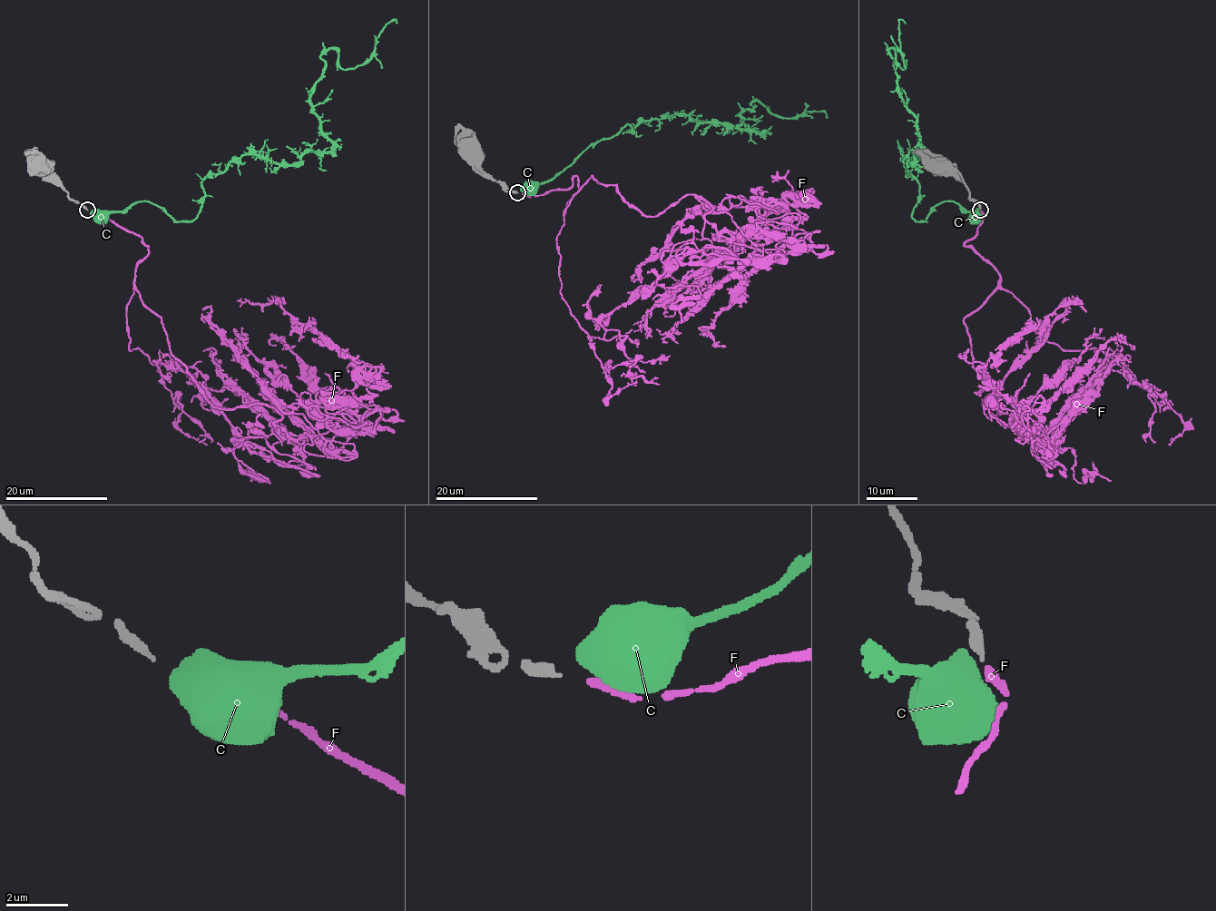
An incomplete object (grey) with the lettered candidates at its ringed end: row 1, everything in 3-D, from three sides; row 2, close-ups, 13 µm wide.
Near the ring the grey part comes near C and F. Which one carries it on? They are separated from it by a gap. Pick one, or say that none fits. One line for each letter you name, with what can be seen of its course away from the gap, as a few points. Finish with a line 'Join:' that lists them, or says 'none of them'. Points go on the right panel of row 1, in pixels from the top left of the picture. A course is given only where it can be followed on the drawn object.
F: via (981, 211), (964, 244), (1000, 287), (964, 319), (1004, 409), (982, 404), (985, 363), (1063, 298)
Join: F

